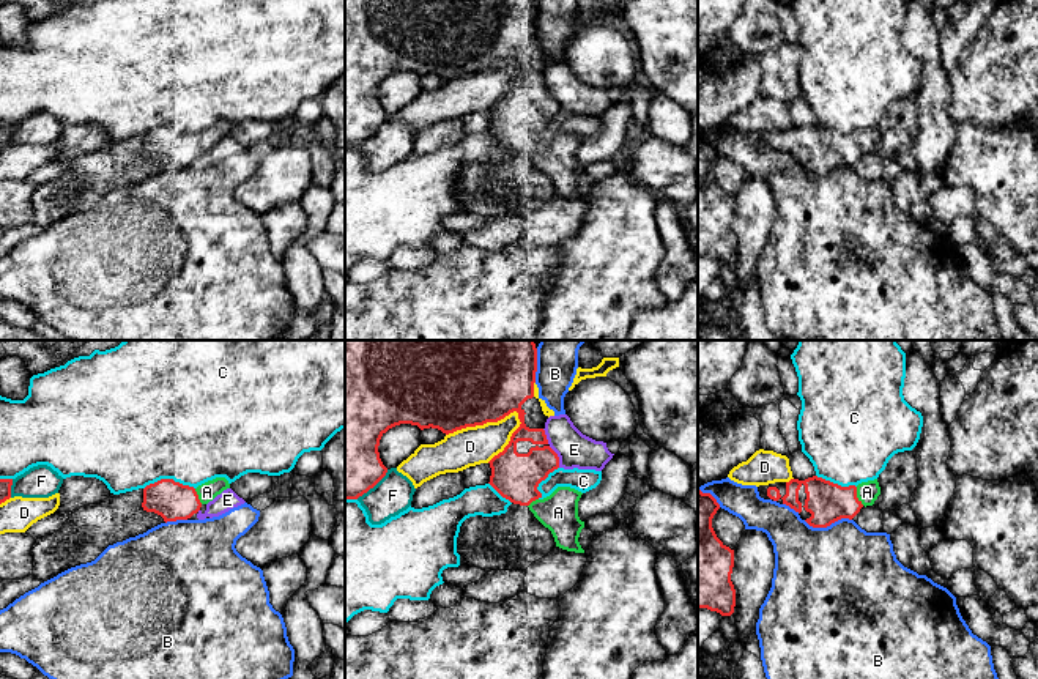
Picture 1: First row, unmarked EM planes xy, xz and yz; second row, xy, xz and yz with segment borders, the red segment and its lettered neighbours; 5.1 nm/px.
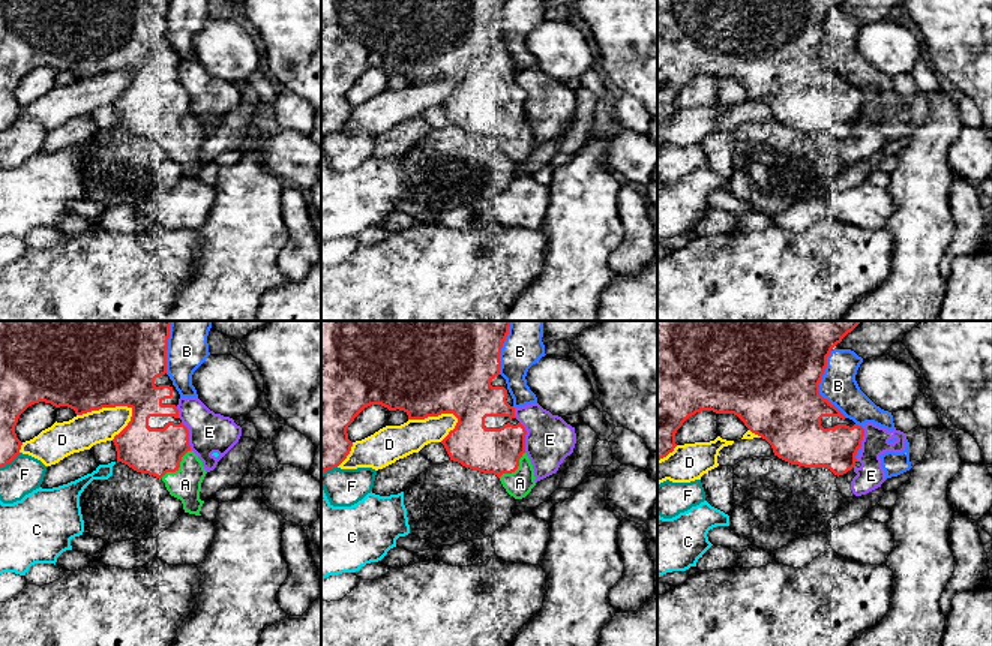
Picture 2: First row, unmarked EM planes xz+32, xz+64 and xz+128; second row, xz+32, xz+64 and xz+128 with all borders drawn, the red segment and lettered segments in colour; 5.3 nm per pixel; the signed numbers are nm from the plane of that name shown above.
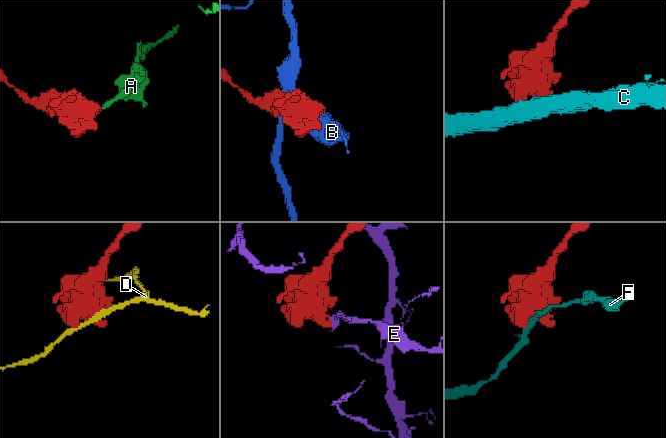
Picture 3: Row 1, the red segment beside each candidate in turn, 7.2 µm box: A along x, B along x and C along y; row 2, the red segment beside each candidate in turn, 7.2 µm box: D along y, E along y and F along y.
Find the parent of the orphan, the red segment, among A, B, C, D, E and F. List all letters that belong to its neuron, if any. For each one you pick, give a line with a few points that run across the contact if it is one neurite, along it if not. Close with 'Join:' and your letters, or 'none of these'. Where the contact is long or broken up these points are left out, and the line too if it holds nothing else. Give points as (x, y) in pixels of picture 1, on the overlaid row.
Join: A

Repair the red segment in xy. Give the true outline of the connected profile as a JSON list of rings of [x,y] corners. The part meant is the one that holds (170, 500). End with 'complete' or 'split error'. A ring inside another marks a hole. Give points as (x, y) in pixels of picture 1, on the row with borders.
[[[216,477],[197,488],[175,482],[173,479],[161,479],[143,488],[142,507],[154,512],[164,521],[187,520],[200,510],[203,504],[213,501],[224,490],[230,488],[225,477]]]; split error

